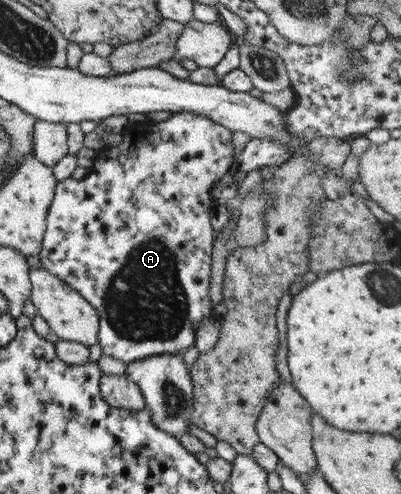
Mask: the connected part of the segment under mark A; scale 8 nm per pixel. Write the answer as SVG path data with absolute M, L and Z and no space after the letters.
M172 113L168 119L165 119L160 122L150 122L146 123L145 125L141 123L137 123L135 129L130 132L130 135L127 135L130 138L130 150L126 151L123 146L114 146L110 143L107 143L104 148L98 150L97 153L100 153L100 156L96 158L96 161L93 162L94 168L90 170L90 173L86 175L86 177L81 178L80 180L76 180L69 176L60 182L55 184L53 190L53 197L50 206L47 208L47 214L45 215L45 231L41 240L41 247L39 253L37 254L41 266L44 267L50 275L56 276L56 279L60 280L60 282L64 282L68 284L70 288L73 288L75 292L81 296L81 298L86 301L88 304L92 305L92 308L97 312L99 317L99 329L97 332L97 343L100 345L101 354L105 354L106 356L112 357L114 359L118 359L123 363L128 364L129 362L140 360L146 358L147 356L154 356L154 355L173 355L178 353L182 353L185 348L188 348L194 341L195 341L195 332L196 329L199 327L200 323L203 323L204 319L208 319L208 314L210 314L211 307L210 301L208 297L208 279L210 278L210 253L212 250L212 243L213 243L213 230L209 223L209 216L211 213L211 205L212 199L209 193L210 187L212 183L215 181L215 178L226 174L230 170L230 164L232 164L232 131L228 130L226 127L216 126L209 118L203 117L202 115L197 115L194 113Z

